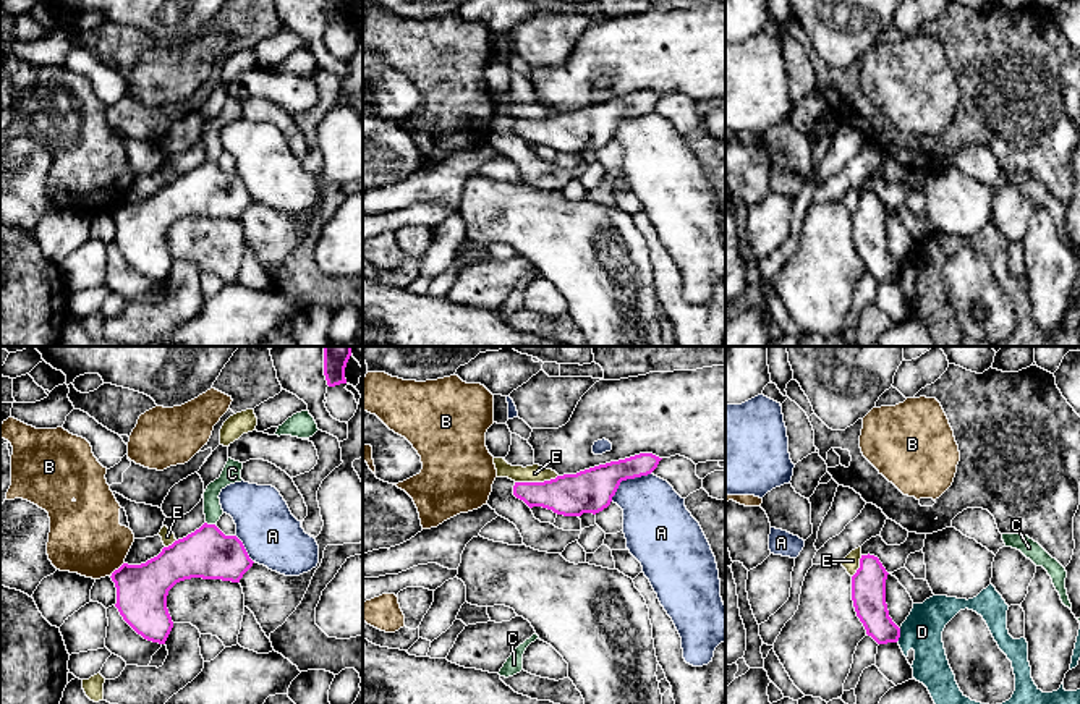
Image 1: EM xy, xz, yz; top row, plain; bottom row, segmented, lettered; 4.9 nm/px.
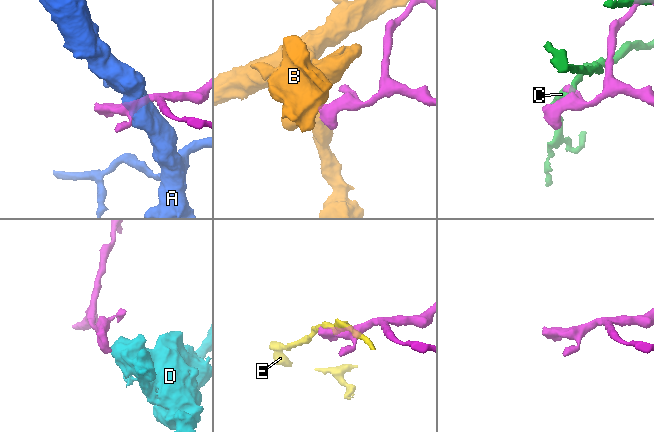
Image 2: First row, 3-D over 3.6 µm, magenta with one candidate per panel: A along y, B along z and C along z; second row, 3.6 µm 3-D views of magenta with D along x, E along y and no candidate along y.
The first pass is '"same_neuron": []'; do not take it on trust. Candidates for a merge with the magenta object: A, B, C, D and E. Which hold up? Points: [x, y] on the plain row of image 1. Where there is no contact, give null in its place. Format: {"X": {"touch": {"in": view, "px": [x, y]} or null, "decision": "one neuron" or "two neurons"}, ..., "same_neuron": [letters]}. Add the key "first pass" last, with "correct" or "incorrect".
{"A": {"touch": {"in": "xz", "px": [627, 115]}, "decision": "two neurons"}, "B": {"touch": {"in": "xy", "px": [119, 206]}, "decision": "two neurons"}, "C": {"touch": {"in": "xy", "px": [211, 162]}, "decision": "two neurons"}, "D": {"touch": {"in": "yz", "px": [899, 272]}, "decision": "two neurons"}, "E": {"touch": {"in": "xz", "px": [536, 120]}, "decision": "two neurons"}, "same_neuron": [], "first pass": "correct"}

